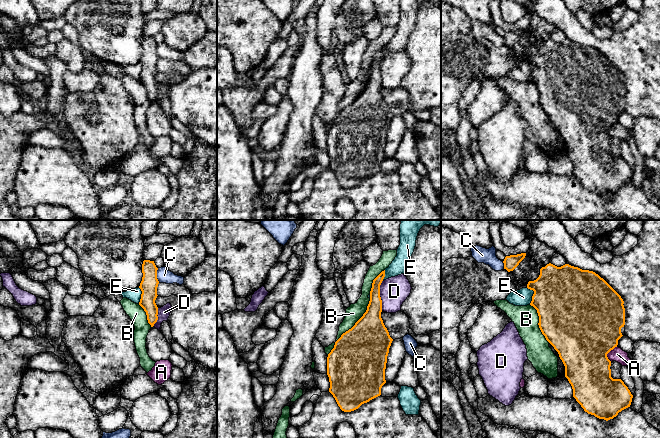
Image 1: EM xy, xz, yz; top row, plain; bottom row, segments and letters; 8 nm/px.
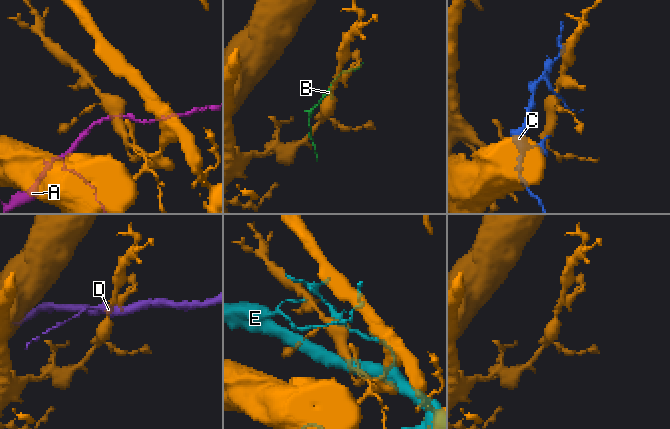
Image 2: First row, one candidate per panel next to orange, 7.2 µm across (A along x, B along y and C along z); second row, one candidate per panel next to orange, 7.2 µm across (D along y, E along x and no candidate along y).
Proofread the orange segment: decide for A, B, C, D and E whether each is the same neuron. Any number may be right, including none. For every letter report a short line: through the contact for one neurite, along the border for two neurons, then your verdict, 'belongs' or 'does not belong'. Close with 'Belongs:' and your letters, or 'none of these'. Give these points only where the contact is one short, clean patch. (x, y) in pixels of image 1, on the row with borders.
A: does not belong
B: does not belong
C: line xy (157, 268), (157, 280), (159, 282); does not belong
D: does not belong
E: does not belong
Belongs: none of these

